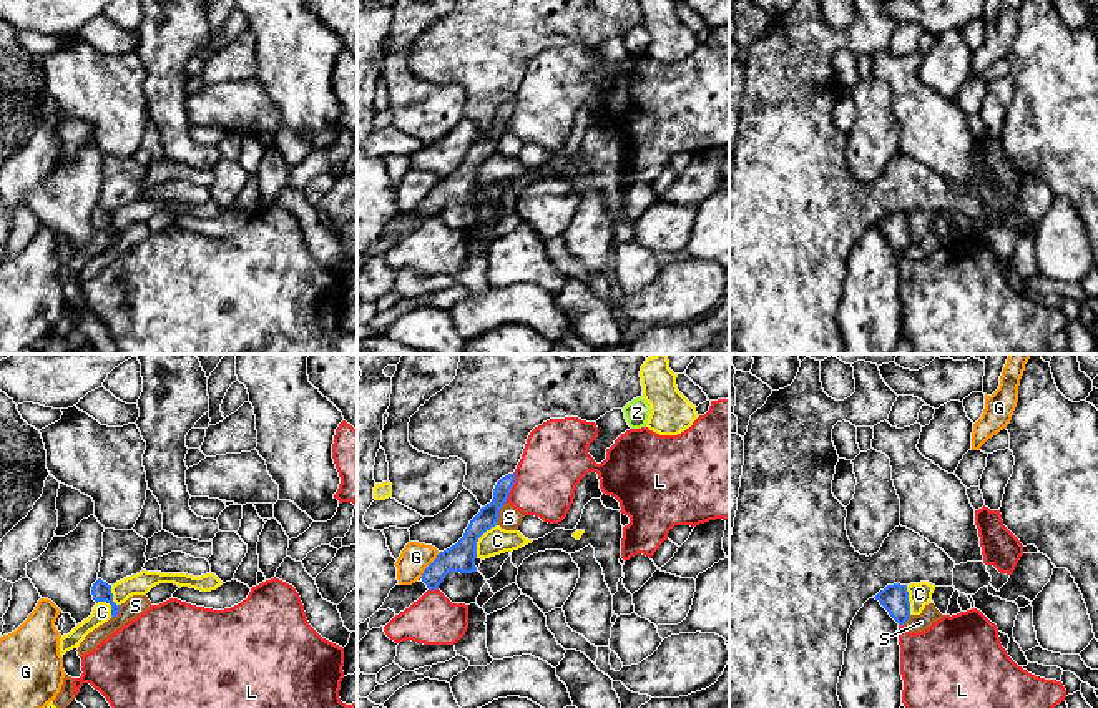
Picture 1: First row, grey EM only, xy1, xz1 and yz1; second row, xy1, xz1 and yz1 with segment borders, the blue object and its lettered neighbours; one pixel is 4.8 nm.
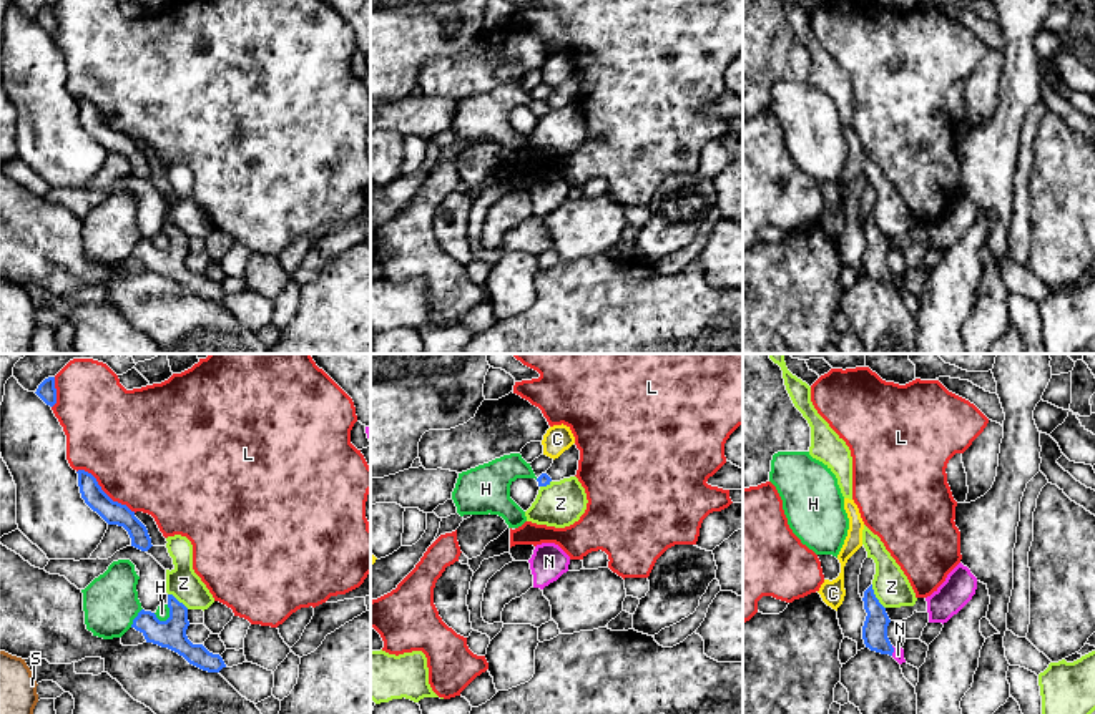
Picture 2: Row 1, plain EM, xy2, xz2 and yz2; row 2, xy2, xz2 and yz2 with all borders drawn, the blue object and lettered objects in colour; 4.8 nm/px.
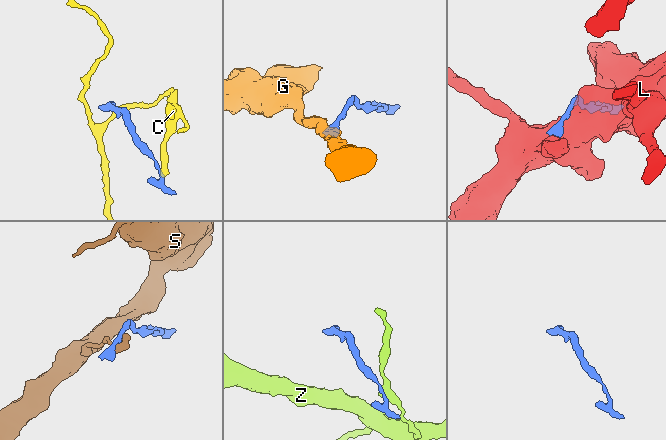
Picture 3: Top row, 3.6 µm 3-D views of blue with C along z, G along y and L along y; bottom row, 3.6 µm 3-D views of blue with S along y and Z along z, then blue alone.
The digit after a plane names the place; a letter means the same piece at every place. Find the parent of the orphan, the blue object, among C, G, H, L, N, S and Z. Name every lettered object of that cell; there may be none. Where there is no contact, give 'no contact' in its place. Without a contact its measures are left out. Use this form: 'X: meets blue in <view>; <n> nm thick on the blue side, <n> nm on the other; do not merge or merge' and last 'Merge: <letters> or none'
C: meets blue in xz1; 140 nm thick on the blue side, 130 nm on the other; do not merge
G: meets blue in xz1; 140 nm thick on the blue side, 150 nm on the other; do not merge
H: meets blue in xy2; 140 nm thick on the blue side, 70 nm on the other; do not merge
L: meets blue in xy2; 110 nm thick on the blue side, 500 nm on the other; do not merge
N: meets blue in yz2; 130 nm thick on the blue side, 60 nm on the other; do not merge
S: meets blue in xz1; 110 nm thick on the blue side, 110 nm on the other; do not merge
Z: meets blue in yz2; 130 nm thick on the blue side, 180 nm on the other; do not merge
Merge: none

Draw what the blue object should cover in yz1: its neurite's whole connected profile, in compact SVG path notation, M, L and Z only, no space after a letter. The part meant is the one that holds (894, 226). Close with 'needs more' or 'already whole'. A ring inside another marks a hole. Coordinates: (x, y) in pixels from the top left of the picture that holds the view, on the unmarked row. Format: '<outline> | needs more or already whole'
M900 211L887 213L874 226L880 229L880 233L899 253L904 253L909 248L910 229L907 213Z | already whole

